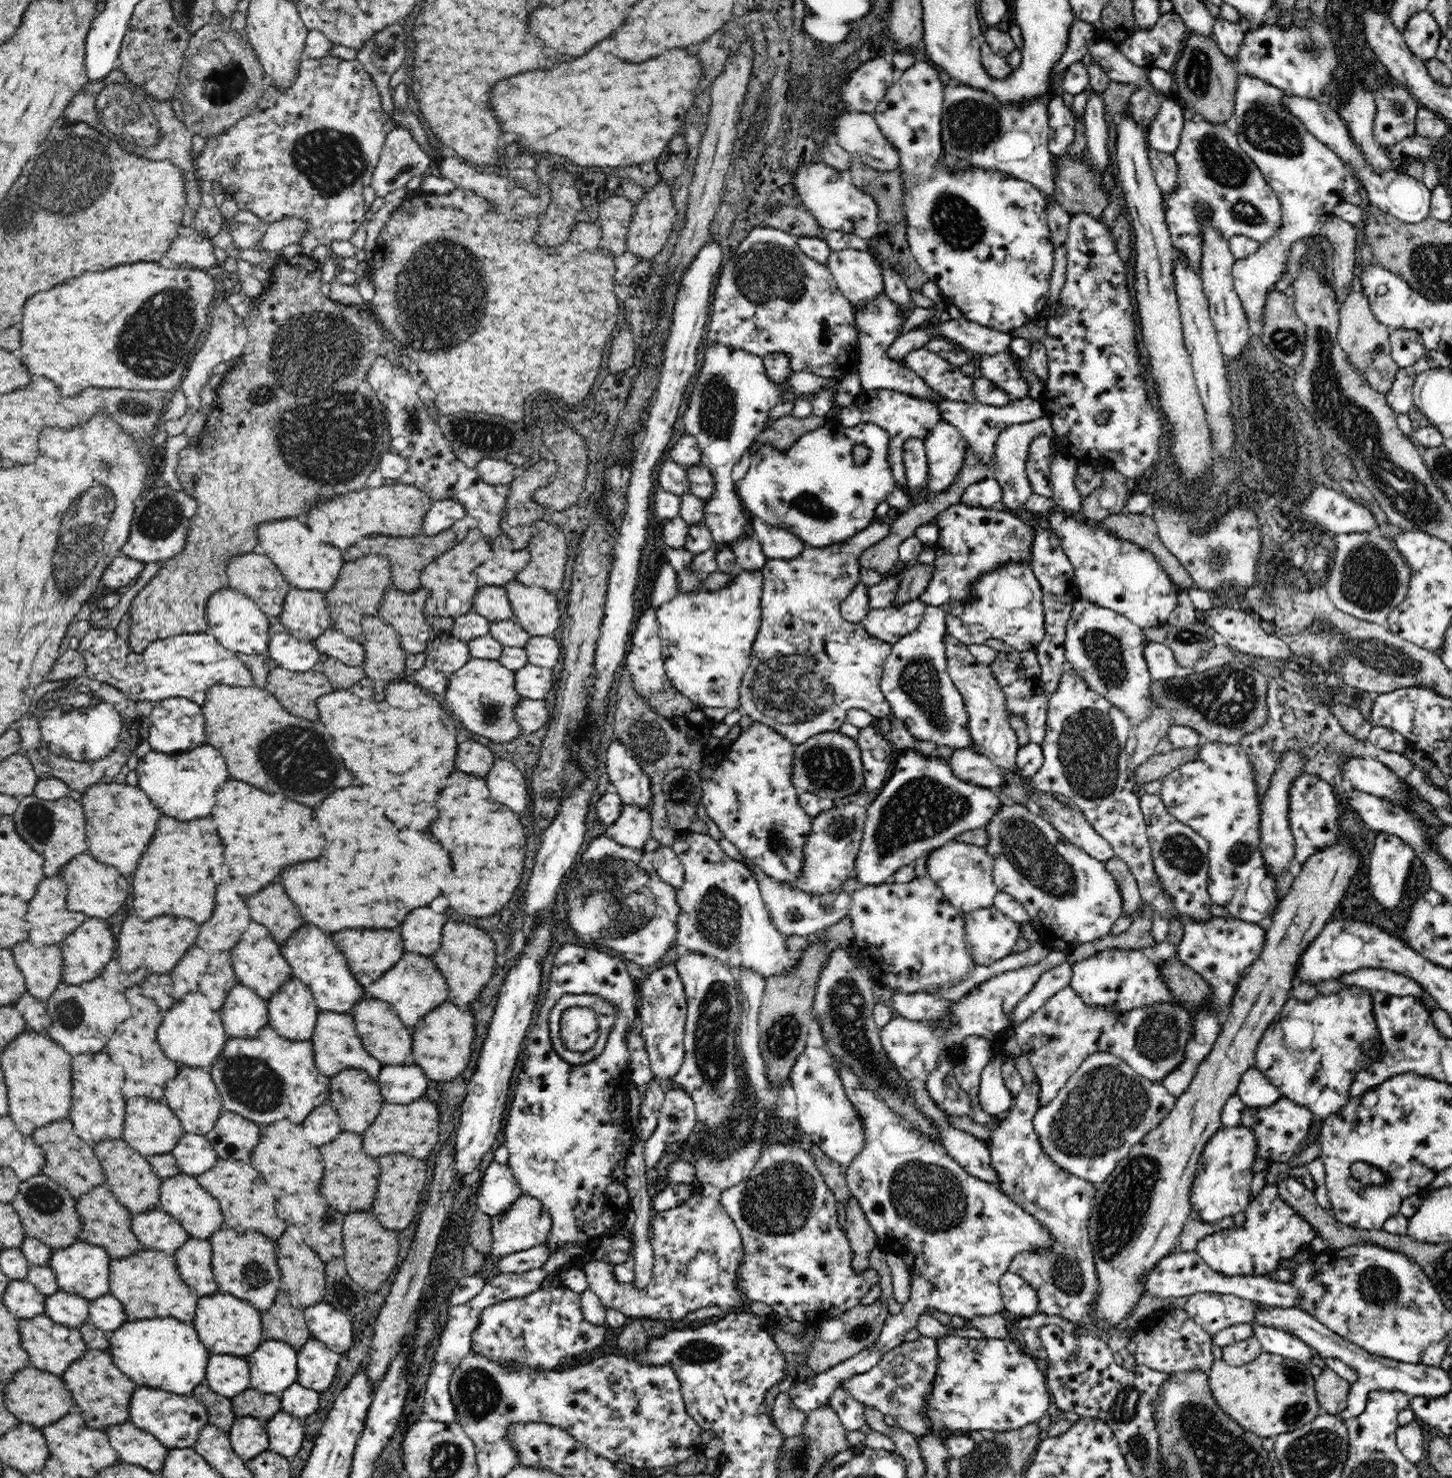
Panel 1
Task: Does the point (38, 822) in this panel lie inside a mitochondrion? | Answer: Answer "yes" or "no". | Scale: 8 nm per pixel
yes

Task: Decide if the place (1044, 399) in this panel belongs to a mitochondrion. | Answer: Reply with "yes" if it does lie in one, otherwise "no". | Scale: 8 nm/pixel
no

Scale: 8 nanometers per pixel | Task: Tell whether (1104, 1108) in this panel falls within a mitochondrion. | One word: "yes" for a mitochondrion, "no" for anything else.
yes

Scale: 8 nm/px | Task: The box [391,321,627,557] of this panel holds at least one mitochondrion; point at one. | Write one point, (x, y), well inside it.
(487, 436)

